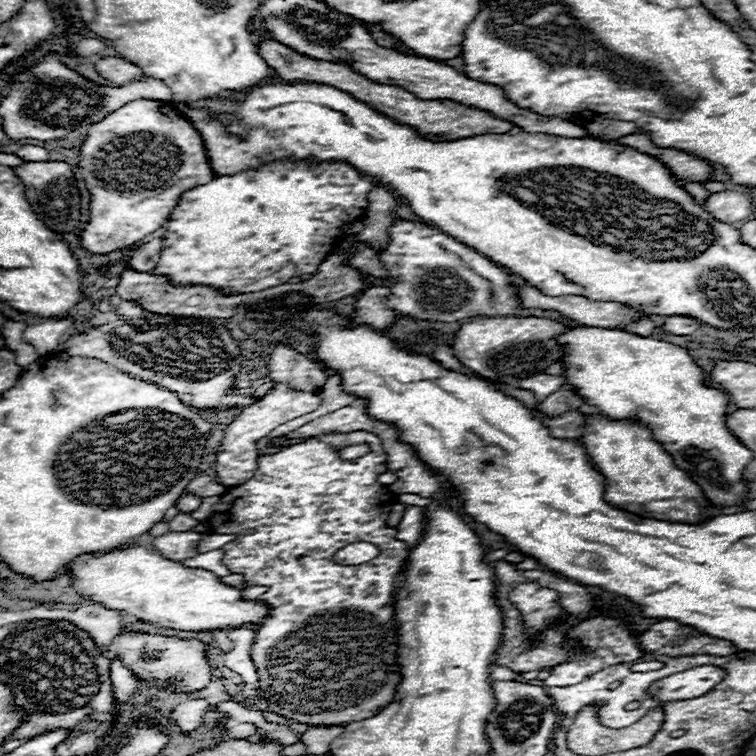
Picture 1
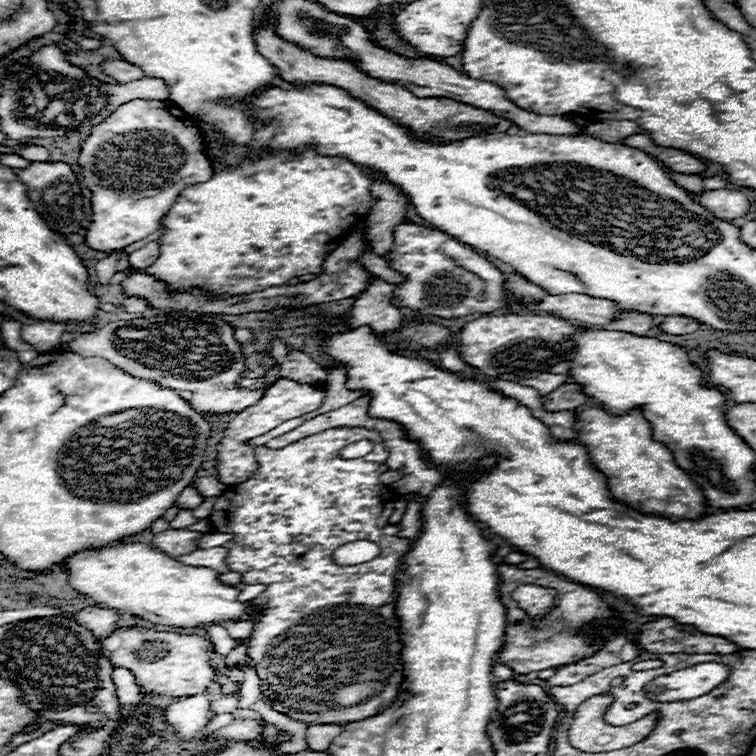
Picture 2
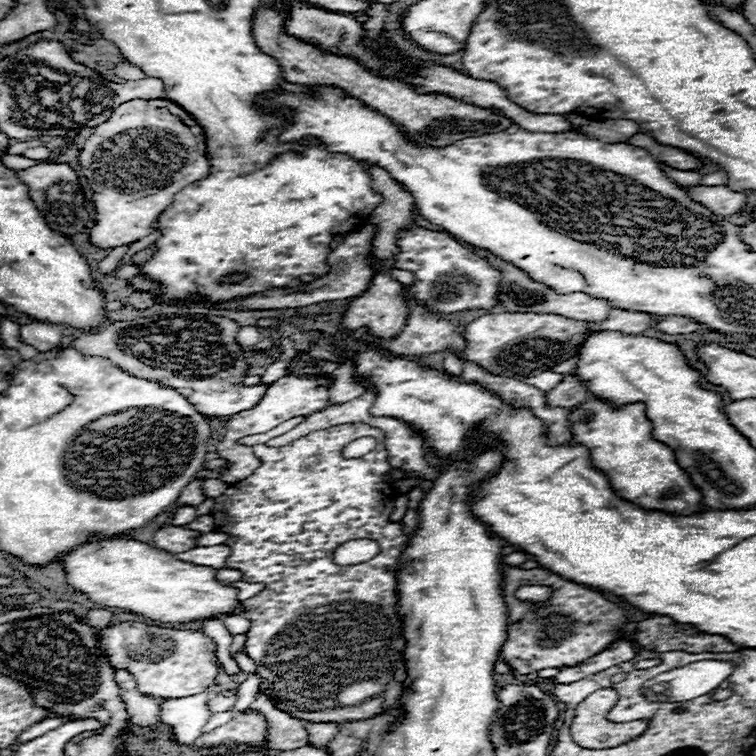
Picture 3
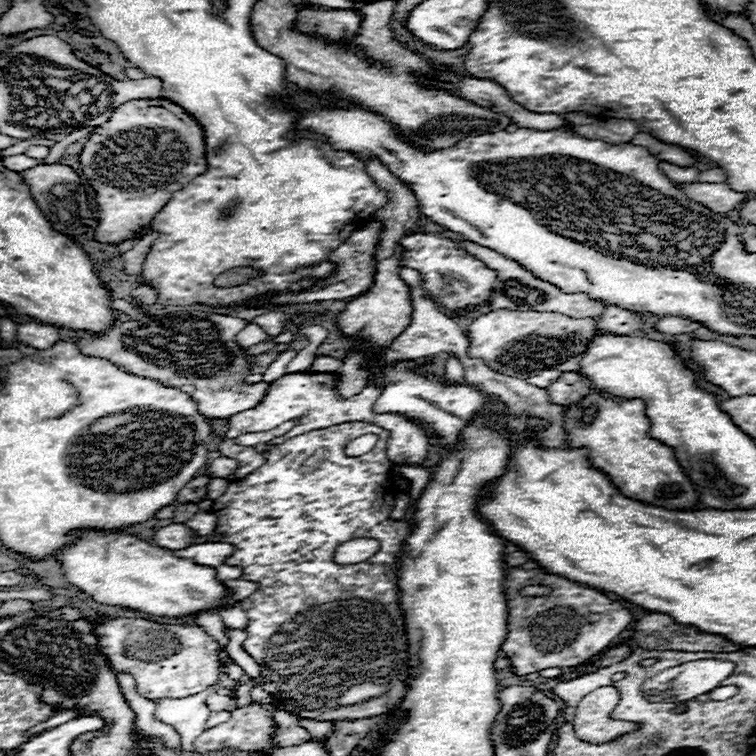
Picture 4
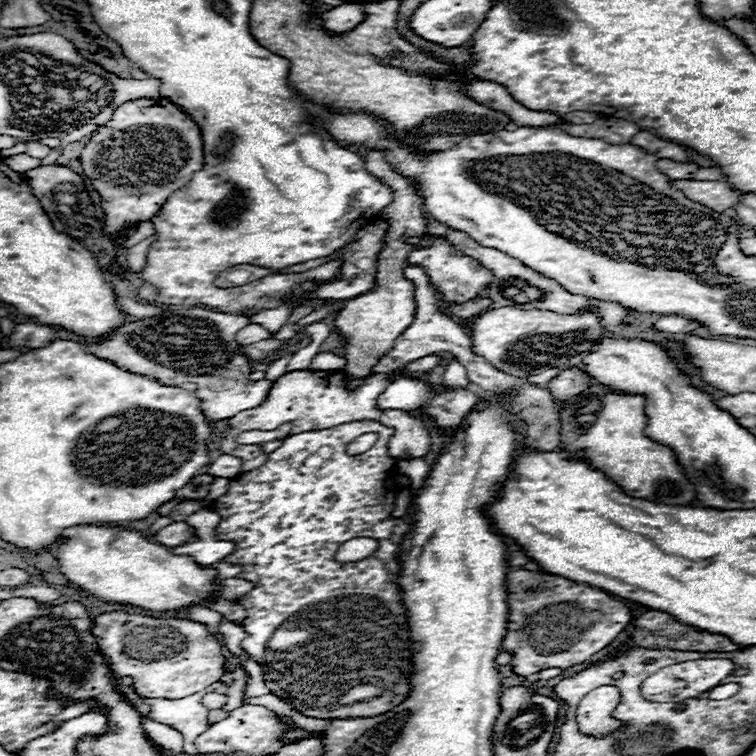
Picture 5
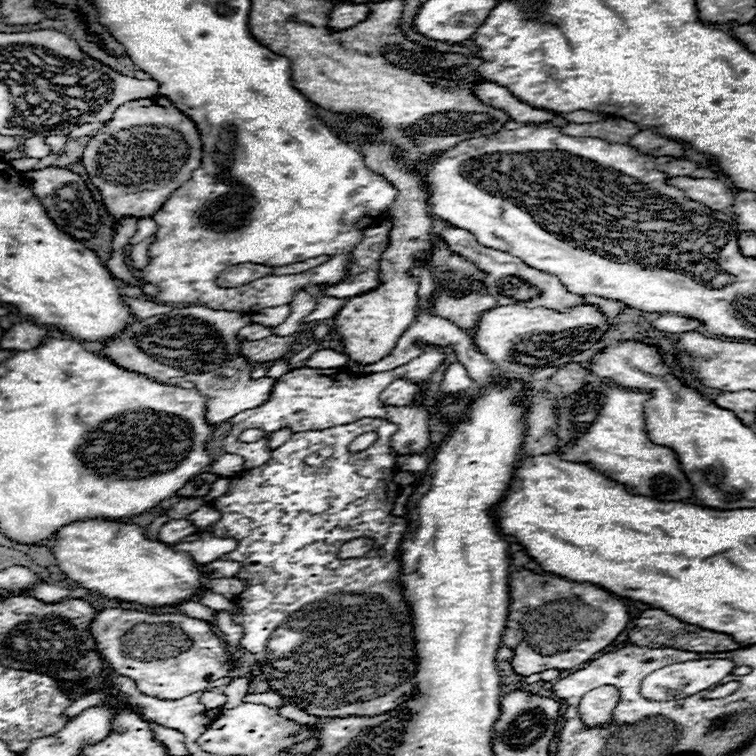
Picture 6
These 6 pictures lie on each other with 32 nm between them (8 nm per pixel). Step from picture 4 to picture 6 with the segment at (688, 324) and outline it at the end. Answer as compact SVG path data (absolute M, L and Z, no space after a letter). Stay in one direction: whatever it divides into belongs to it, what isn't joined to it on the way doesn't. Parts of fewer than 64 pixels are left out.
M662 314L658 320L652 322L652 326L660 332L668 332L668 334L682 334L682 332L690 332L696 330L700 326L698 320L694 318L686 318L680 314Z

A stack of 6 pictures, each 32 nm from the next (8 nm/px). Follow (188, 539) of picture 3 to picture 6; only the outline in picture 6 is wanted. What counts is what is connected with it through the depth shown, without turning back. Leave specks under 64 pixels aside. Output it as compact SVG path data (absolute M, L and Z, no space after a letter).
M170 520L168 524L164 524L160 528L158 542L166 544L166 546L174 546L192 534L196 534L196 526L192 526L188 520Z

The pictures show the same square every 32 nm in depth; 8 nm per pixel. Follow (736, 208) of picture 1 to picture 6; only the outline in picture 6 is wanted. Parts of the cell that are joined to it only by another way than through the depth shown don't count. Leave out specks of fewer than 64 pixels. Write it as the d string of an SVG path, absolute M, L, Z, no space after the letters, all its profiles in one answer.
M668 178L668 184L684 190L686 198L696 200L712 210L724 210L734 204L734 194L728 190L724 180L708 178Z

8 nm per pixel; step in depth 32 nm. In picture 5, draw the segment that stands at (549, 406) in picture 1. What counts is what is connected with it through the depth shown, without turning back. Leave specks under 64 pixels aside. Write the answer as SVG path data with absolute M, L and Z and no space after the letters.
M580 368L562 370L546 388L556 402L570 402L576 396L584 394L590 386L588 376Z

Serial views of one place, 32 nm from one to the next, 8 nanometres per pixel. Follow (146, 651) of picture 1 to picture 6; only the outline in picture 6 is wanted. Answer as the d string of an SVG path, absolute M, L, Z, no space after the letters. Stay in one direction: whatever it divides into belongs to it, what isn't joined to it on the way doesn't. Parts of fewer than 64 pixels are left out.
M108 608L96 614L96 618L92 620L92 638L96 638L96 650L100 650L108 666L118 674L126 674L136 680L136 688L152 698L178 700L194 692L202 692L214 680L224 678L234 668L232 656L224 650L224 644L220 642L212 626L204 620L194 620L184 614L150 614L138 610Z

